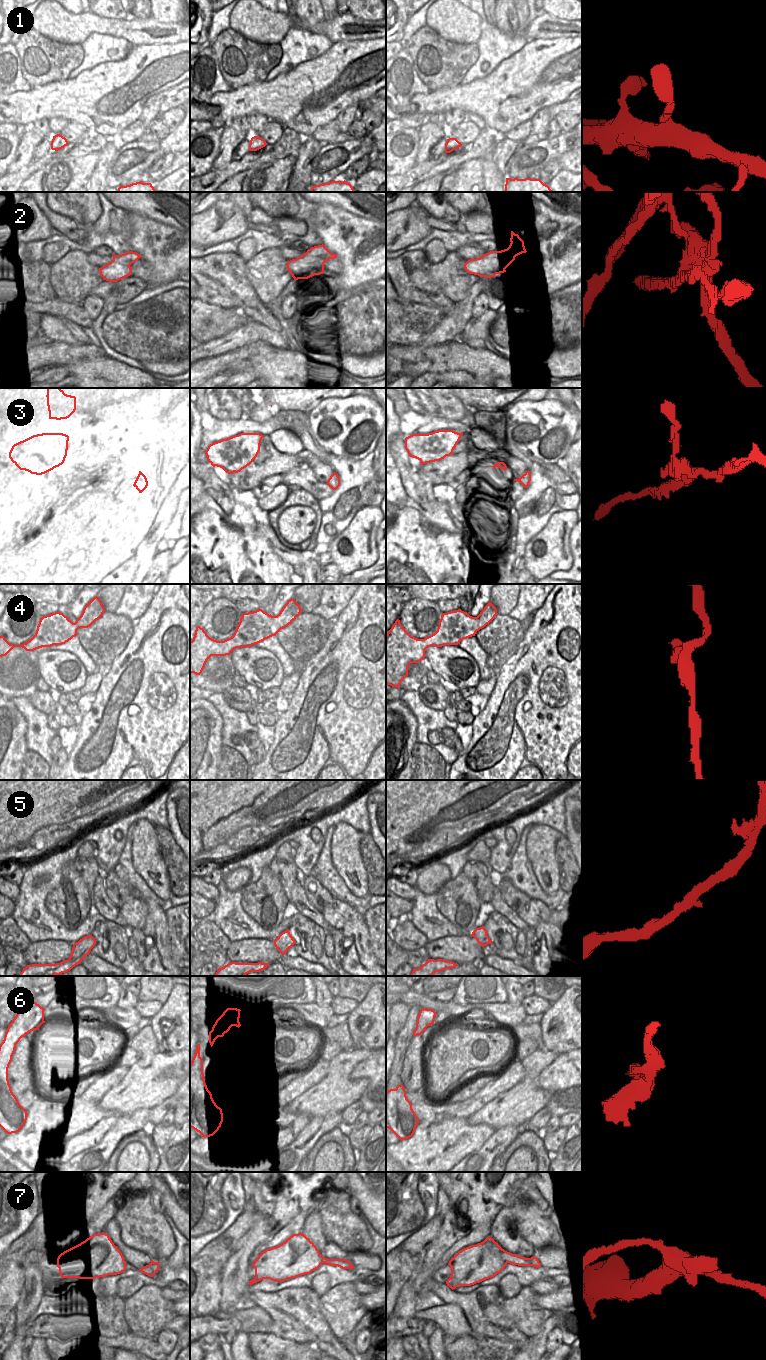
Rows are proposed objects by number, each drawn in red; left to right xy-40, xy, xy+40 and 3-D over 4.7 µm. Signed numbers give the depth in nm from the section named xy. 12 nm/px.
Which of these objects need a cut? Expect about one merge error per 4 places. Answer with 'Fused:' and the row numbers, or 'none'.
Fused: 2, 3, 6, 7

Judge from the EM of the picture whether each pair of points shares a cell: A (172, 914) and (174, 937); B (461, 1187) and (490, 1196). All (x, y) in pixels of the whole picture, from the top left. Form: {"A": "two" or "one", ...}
{"A": "one", "B": "one"}

